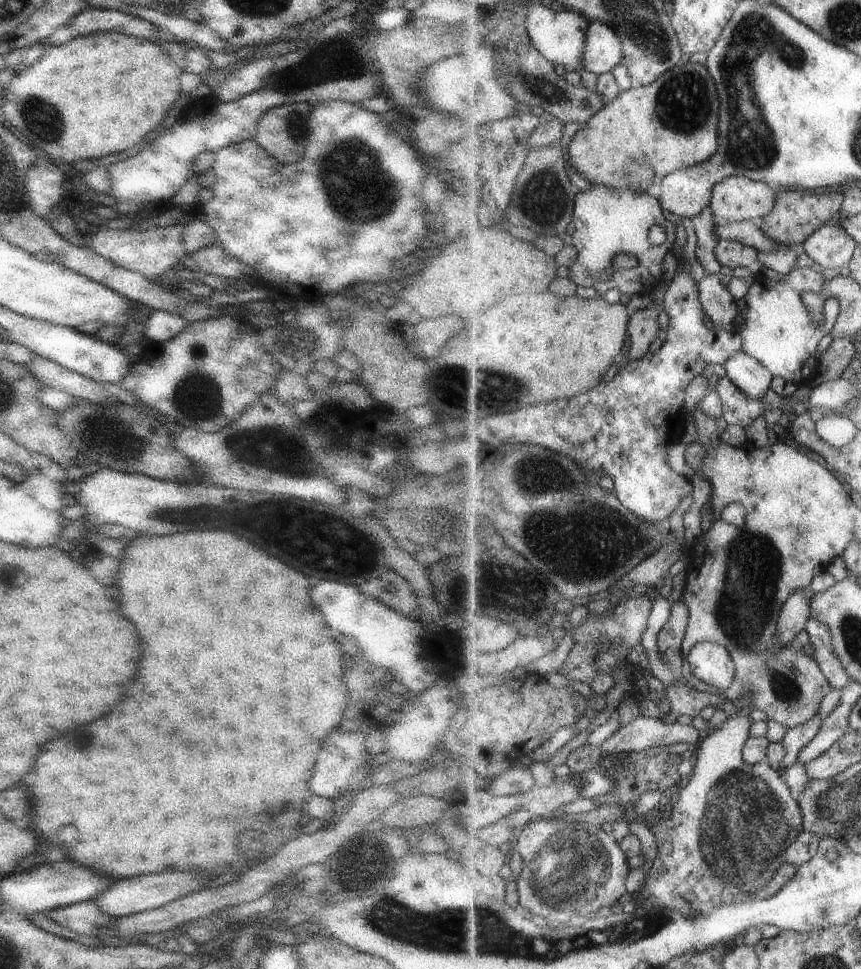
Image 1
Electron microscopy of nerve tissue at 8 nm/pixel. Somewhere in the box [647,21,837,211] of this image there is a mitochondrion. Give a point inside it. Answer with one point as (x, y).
(682, 101)

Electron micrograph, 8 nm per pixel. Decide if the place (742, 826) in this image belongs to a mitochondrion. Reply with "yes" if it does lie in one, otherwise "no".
yes

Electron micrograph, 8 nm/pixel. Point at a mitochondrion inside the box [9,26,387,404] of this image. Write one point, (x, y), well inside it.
(42, 121)

